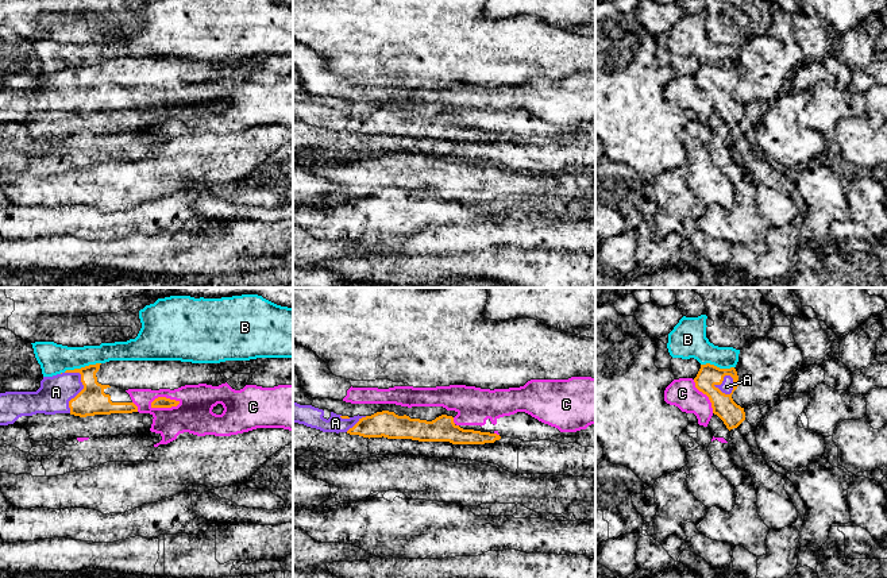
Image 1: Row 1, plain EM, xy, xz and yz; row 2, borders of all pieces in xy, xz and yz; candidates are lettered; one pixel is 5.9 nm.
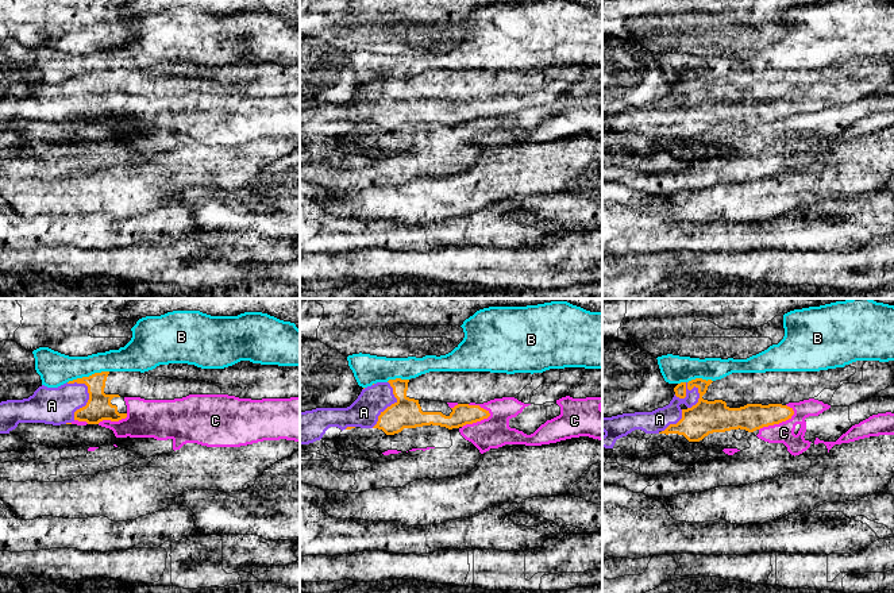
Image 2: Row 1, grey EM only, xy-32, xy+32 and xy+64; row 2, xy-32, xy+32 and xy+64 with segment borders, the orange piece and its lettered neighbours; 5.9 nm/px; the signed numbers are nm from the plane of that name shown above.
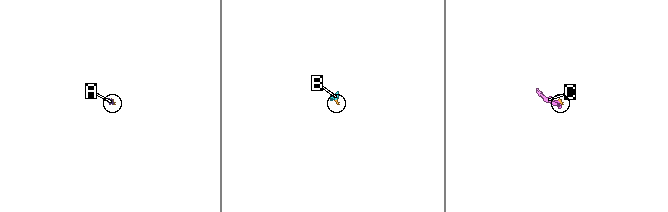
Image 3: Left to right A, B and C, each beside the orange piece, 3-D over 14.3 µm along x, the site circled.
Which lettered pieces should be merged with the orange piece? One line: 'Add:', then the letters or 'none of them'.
Add: A

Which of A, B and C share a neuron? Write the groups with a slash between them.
A / B / C

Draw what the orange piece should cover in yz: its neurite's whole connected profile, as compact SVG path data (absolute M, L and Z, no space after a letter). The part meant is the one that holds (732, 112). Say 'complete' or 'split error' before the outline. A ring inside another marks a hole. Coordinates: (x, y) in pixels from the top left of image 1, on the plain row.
split error; M701 62L694 76L695 85L706 92L717 112L730 128L745 117L744 105L737 103L732 92L738 84L738 73L734 65L720 66L714 62Z

